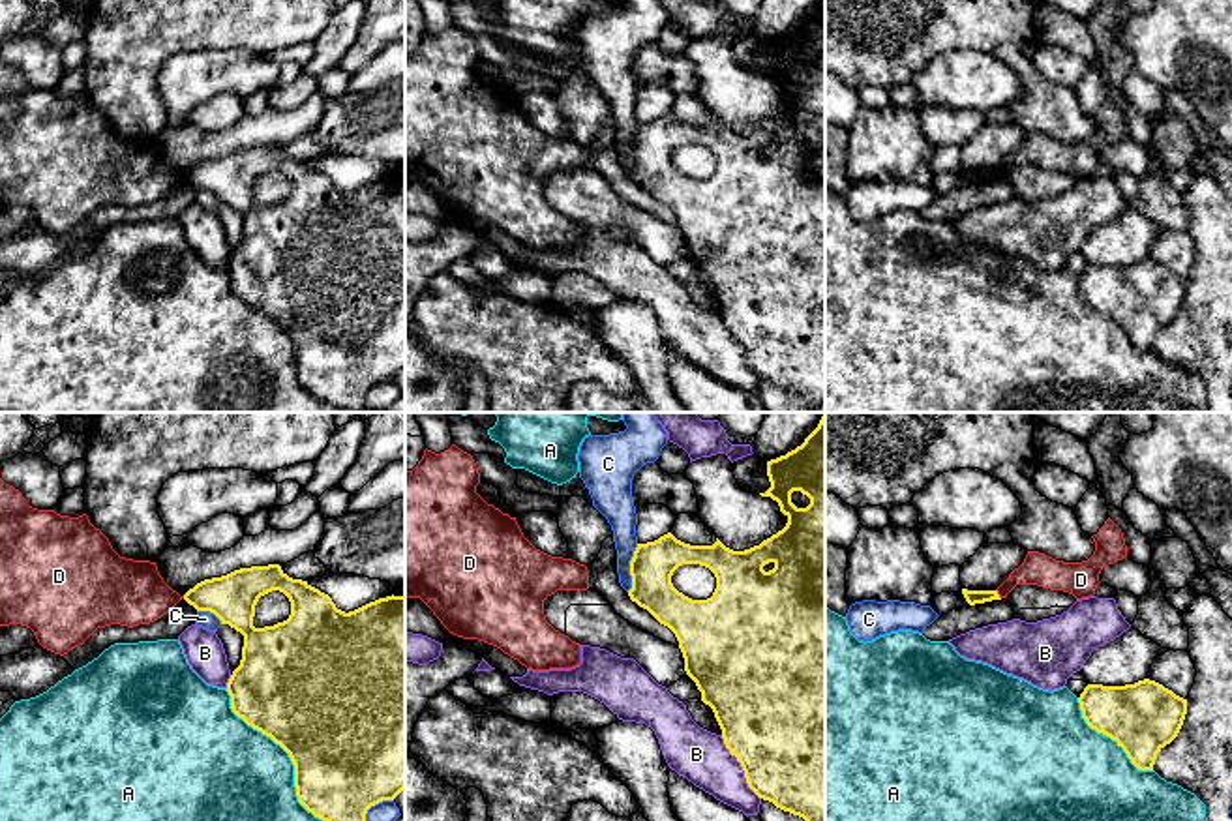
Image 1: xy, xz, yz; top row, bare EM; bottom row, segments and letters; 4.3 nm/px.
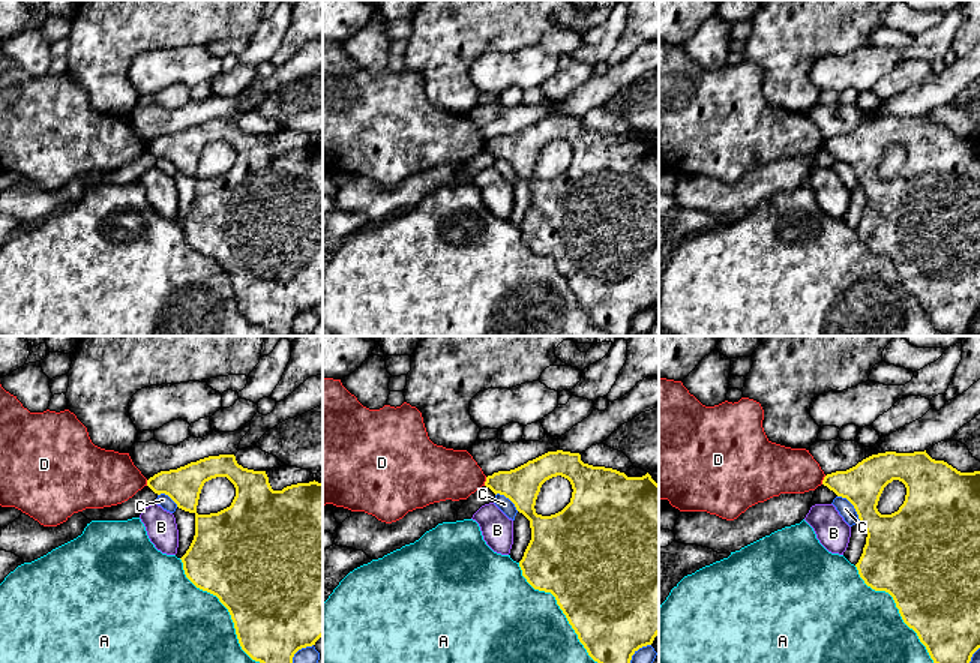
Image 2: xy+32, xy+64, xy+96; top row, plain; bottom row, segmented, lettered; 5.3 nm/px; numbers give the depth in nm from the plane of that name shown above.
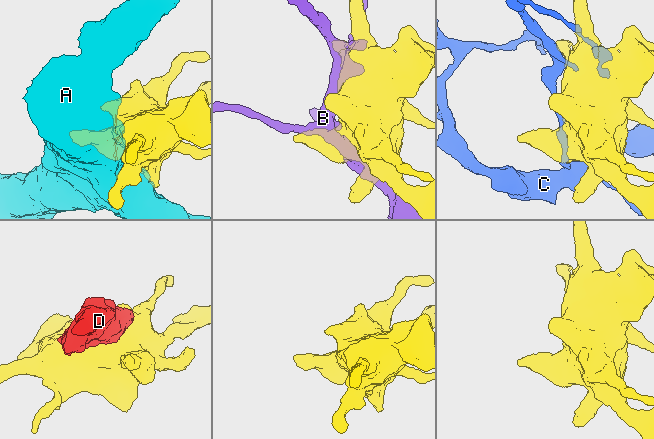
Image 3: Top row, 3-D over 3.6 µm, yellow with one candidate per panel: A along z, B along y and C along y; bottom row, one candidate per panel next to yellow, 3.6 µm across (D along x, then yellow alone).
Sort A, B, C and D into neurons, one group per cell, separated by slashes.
A / B / C / D

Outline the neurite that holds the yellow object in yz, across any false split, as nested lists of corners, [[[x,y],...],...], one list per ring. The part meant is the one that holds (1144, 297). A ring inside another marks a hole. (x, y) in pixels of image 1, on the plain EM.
[[[1149,259],[1125,266],[1088,264],[1078,283],[1086,304],[1116,321],[1138,351],[1153,351],[1157,334],[1178,317],[1187,294],[1187,279]]]

